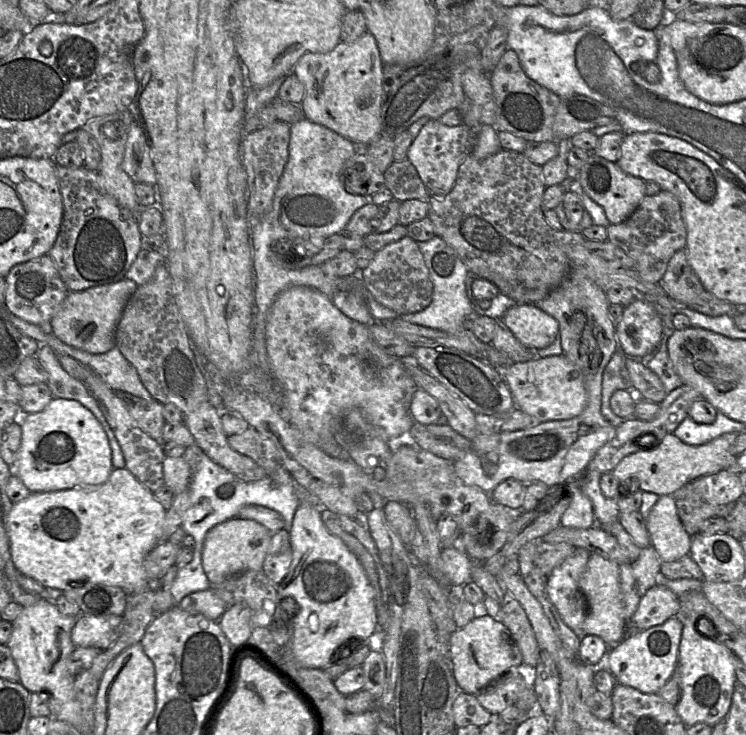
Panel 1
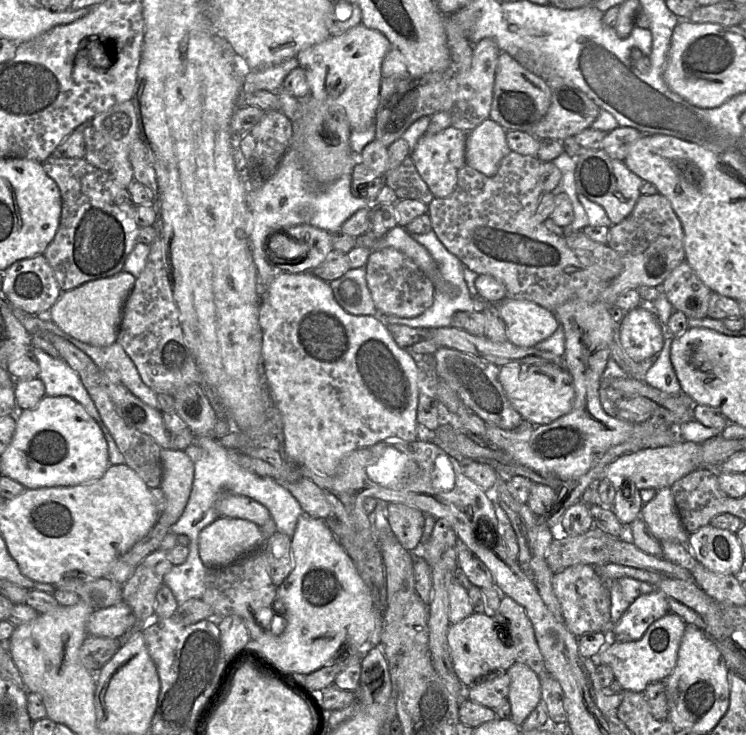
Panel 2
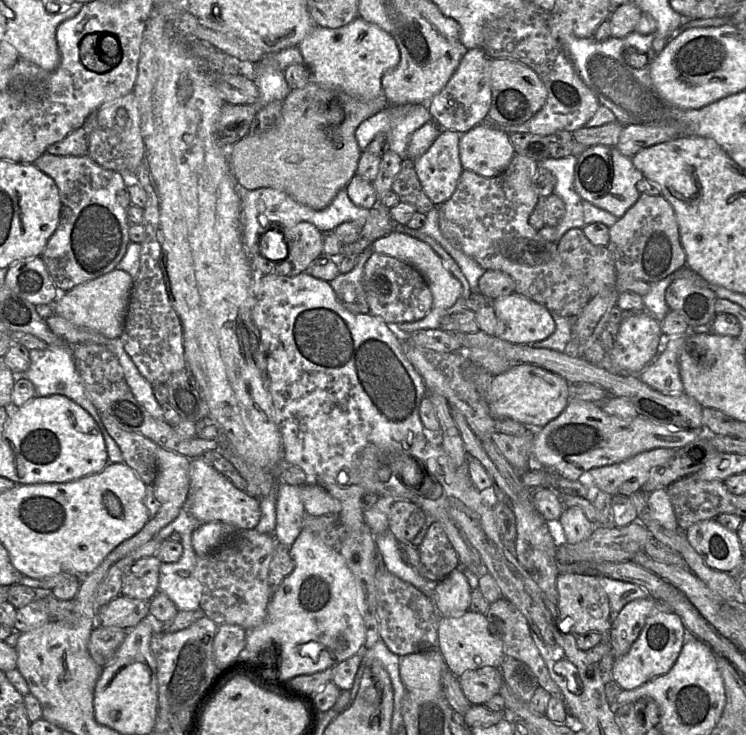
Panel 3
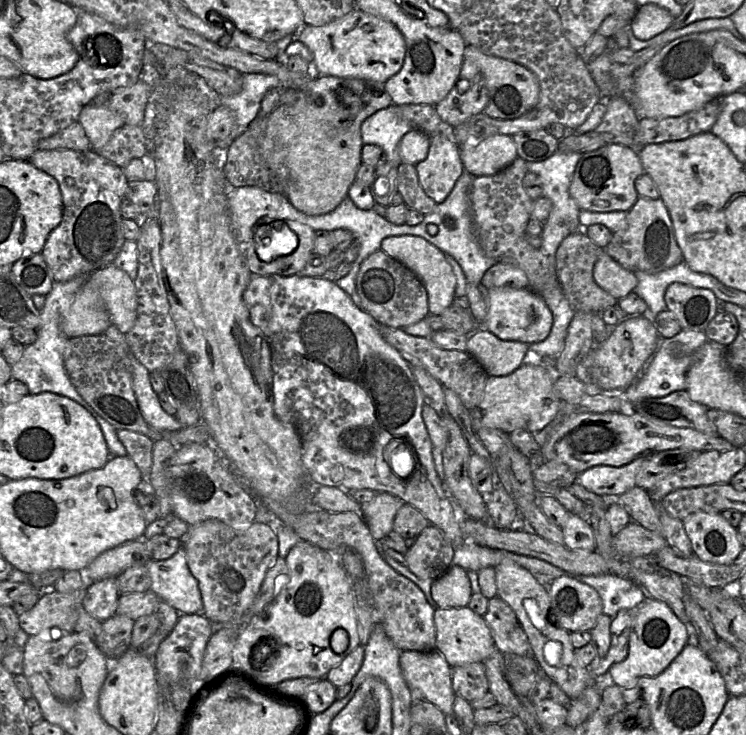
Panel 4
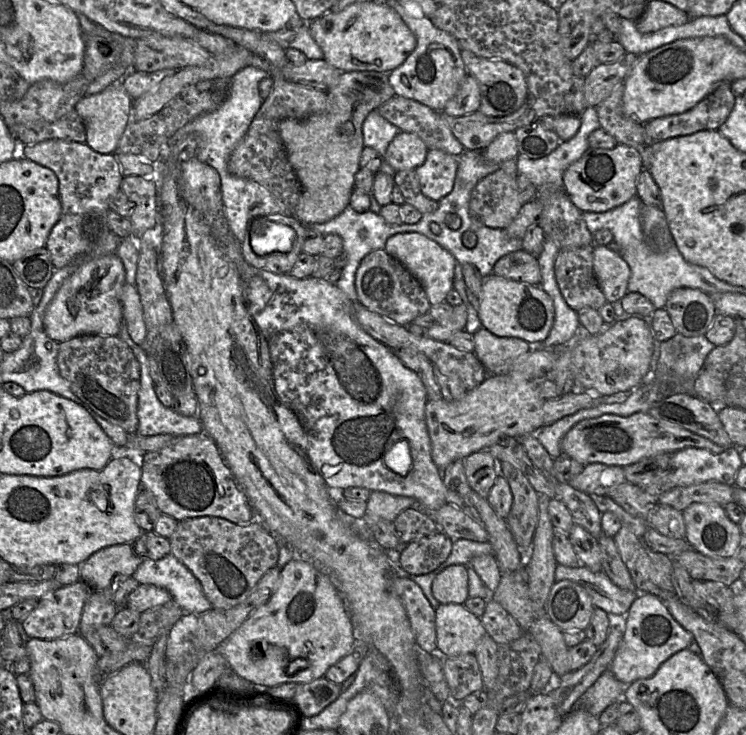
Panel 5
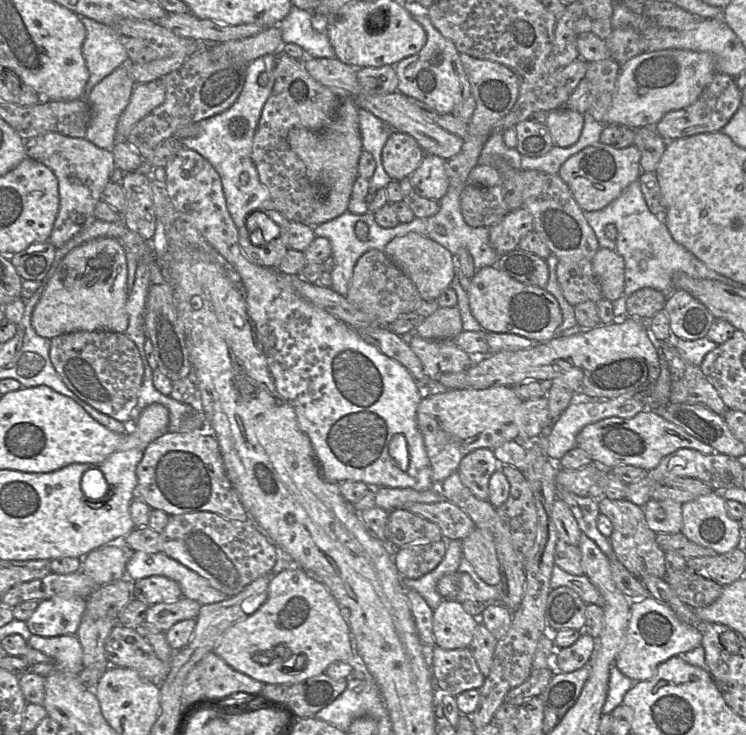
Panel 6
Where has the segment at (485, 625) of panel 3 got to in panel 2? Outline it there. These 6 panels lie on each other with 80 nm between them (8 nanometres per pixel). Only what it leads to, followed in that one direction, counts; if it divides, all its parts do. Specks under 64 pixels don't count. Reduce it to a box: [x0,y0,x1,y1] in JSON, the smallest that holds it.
[447,612,515,688]

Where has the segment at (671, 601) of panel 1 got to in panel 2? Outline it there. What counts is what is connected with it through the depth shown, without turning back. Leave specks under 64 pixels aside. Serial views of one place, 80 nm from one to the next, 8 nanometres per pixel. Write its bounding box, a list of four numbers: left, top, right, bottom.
[605,589,670,644]

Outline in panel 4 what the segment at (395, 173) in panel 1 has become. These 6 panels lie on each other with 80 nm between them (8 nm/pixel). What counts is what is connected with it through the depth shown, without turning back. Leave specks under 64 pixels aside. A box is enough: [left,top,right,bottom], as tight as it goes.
[396,163,436,215]

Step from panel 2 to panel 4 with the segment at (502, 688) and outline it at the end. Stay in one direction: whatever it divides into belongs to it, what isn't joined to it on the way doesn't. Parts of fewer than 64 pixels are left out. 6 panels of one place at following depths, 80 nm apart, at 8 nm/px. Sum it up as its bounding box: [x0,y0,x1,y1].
[452,662,489,702]

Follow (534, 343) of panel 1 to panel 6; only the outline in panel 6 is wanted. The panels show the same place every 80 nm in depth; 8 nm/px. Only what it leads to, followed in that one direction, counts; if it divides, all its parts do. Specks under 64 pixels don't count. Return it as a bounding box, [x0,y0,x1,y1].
[468,266,562,342]

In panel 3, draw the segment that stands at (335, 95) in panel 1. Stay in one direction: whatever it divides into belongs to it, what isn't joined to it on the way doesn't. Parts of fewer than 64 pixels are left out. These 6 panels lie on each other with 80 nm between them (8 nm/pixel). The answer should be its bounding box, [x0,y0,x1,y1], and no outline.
[298,16,400,101]

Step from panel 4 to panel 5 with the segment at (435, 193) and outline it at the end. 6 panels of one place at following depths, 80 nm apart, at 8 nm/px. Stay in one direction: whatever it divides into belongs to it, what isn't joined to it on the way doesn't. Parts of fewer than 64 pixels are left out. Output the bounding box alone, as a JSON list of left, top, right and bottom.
[415,149,459,202]

